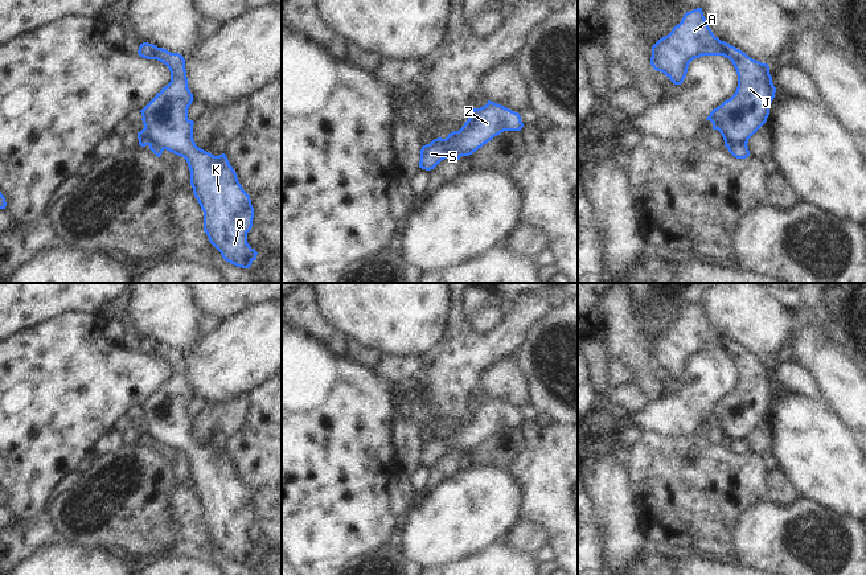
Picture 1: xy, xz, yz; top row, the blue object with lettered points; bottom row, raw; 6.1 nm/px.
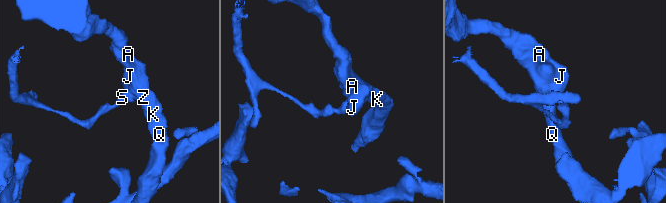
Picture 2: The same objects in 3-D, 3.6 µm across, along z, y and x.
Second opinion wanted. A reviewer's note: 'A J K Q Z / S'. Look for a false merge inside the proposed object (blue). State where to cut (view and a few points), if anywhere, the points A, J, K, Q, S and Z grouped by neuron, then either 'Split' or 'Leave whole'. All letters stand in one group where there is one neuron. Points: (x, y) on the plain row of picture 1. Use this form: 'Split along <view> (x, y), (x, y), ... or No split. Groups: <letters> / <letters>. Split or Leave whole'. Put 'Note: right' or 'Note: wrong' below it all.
Split along xz (447, 432), (452, 438), (451, 450). Groups: A J K Q Z / S. Split
Note: right

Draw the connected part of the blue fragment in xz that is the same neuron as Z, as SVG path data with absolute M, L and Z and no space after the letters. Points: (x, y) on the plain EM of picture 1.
M488 397L480 404L472 404L468 416L459 427L448 430L453 438L452 452L457 456L469 452L504 427L521 427L524 419L518 408Z

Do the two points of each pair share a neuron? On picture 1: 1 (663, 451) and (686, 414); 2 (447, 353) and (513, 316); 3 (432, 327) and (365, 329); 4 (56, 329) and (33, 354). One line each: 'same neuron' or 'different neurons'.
1: different neurons
2: same neuron
3: same neuron
4: same neuron

